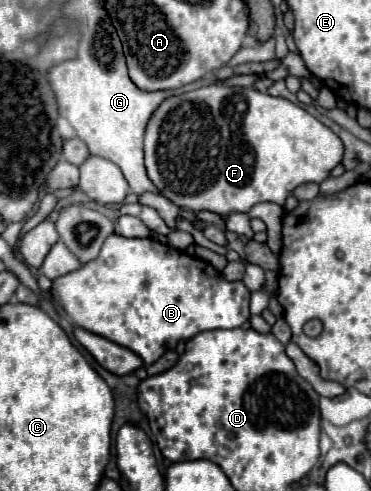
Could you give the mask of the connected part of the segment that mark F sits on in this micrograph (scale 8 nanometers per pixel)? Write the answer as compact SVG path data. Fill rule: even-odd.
M203 86L167 98L151 116L145 132L145 168L151 182L179 208L211 210L219 214L249 212L259 202L283 206L285 198L301 184L321 184L343 160L341 138L301 106L273 98L255 88Z

